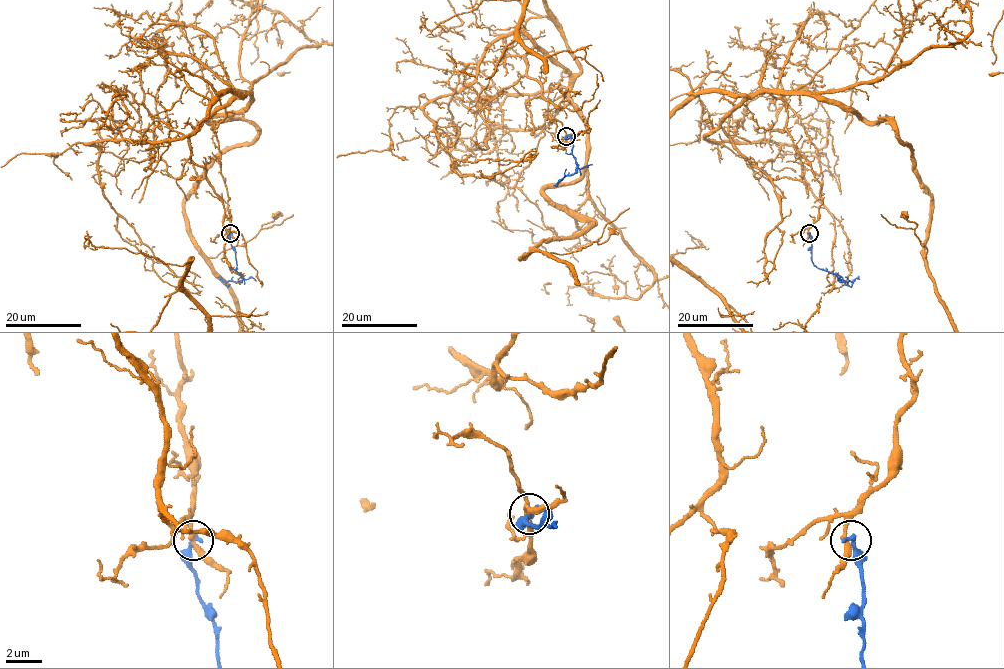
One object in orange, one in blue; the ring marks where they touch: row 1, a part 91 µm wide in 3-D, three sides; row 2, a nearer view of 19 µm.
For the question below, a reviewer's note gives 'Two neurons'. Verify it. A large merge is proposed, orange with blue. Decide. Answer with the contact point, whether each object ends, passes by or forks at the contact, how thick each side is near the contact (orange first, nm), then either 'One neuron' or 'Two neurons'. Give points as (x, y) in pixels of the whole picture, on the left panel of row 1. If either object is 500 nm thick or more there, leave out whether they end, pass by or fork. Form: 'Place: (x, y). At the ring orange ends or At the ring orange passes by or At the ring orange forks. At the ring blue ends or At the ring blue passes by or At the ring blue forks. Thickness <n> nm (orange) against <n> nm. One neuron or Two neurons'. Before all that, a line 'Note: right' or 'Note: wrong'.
Note: right
Place: (230, 233). At the ring orange passes by. At the ring blue ends. Thickness 280 nm (orange) against 320 nm. Two neurons

